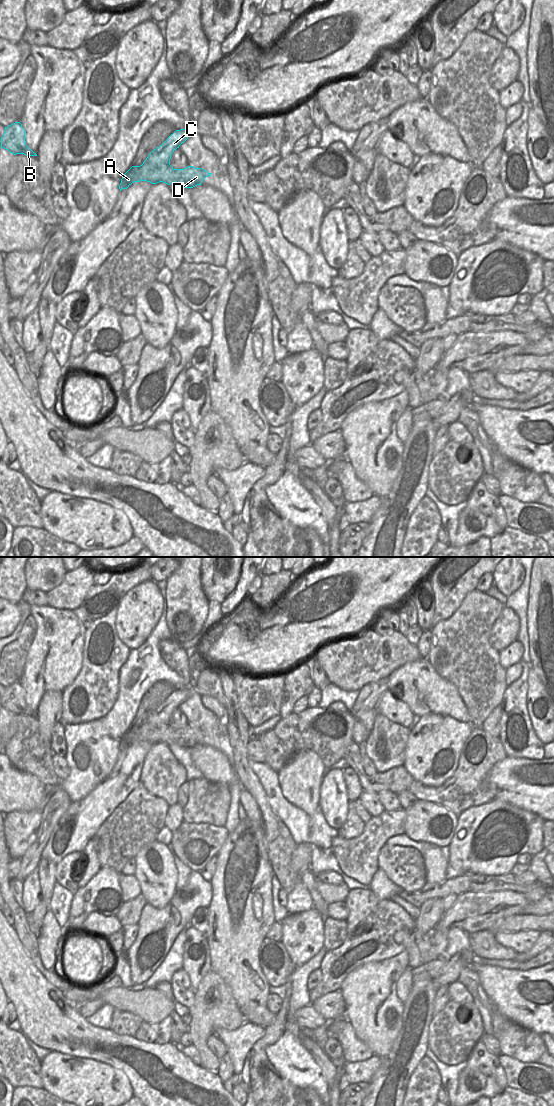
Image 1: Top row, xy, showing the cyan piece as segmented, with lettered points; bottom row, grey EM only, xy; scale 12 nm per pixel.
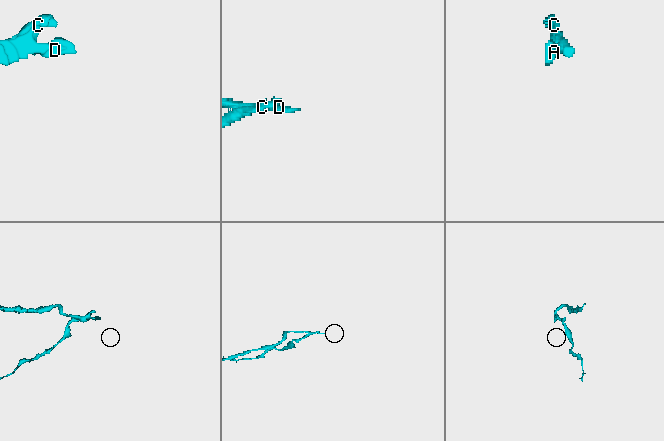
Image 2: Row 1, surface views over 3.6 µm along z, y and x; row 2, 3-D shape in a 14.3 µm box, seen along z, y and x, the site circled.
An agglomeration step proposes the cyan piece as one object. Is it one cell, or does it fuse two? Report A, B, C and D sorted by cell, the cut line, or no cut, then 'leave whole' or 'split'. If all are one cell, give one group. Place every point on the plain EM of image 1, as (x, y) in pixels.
groups A B D / C; cut xy (169, 721), (166, 721), (160, 727), (150, 727), (143, 724); split

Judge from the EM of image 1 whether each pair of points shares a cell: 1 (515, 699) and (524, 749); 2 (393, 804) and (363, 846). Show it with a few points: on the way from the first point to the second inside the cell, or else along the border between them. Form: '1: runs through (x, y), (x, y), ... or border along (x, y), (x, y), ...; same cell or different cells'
1: runs through (522, 711), (529, 731), (528, 737); same cell
2: border along (400, 808), (389, 811), (384, 810); different cells

